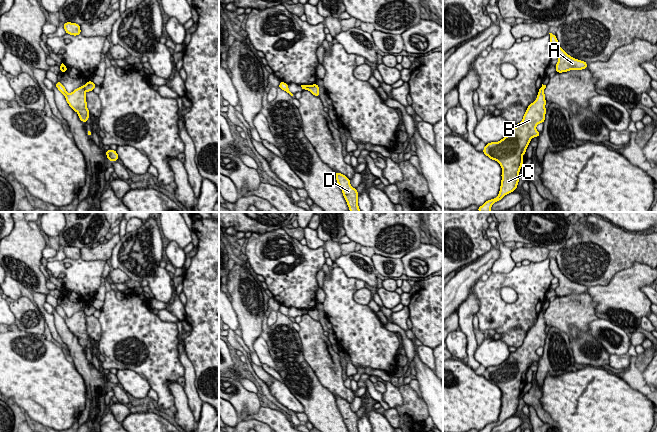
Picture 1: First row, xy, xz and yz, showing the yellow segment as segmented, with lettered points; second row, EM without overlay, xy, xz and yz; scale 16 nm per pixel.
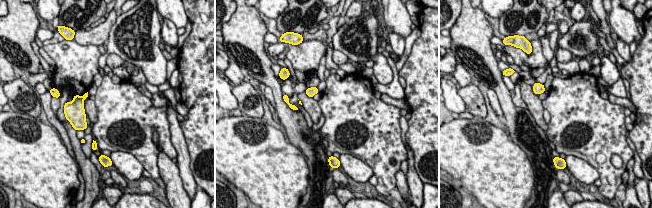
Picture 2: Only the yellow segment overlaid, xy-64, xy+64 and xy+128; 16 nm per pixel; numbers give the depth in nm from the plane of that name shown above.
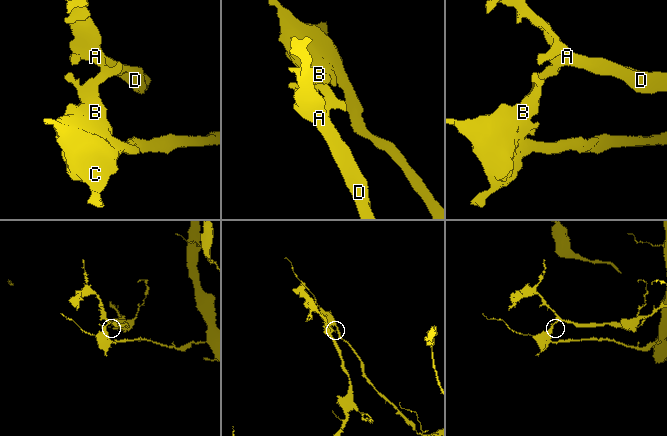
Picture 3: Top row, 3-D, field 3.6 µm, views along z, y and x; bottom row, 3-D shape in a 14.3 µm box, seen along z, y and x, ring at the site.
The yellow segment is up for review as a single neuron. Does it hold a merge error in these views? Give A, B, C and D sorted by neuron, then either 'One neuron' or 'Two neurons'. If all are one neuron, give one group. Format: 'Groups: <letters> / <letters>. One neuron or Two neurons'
Groups: A D / B C. Two neurons

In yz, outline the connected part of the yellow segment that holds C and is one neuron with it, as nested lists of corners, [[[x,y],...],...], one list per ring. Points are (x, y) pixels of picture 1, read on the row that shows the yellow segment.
[[[540,88],[536,100],[528,106],[523,120],[515,128],[510,128],[508,135],[500,141],[485,145],[482,152],[500,164],[502,180],[498,197],[490,199],[478,207],[479,212],[492,212],[491,206],[495,202],[516,190],[519,172],[523,164],[522,156],[525,155],[531,139],[540,135],[536,126],[545,121],[545,105],[544,89]]]

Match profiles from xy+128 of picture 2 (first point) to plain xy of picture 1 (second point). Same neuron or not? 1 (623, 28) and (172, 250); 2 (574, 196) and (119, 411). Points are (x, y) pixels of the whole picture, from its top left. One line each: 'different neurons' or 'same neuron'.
1: different neurons
2: same neuron

